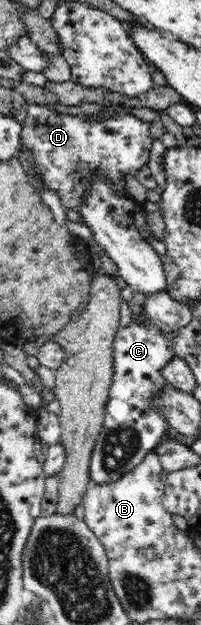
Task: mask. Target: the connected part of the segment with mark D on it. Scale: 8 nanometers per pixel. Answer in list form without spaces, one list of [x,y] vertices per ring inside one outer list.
[[[28,104],[26,106],[27,116],[22,123],[20,132],[20,151],[25,149],[31,153],[33,159],[33,171],[37,178],[41,179],[41,184],[51,191],[55,191],[61,197],[62,204],[75,208],[85,192],[85,184],[81,180],[85,180],[93,170],[103,172],[105,176],[109,176],[115,184],[117,190],[123,190],[123,174],[135,174],[143,167],[147,166],[151,152],[151,143],[154,141],[149,133],[149,123],[141,122],[141,119],[131,116],[117,116],[111,120],[99,120],[97,124],[89,124],[87,120],[79,118],[79,116],[57,116],[52,108],[48,106],[37,106],[37,104]]]

